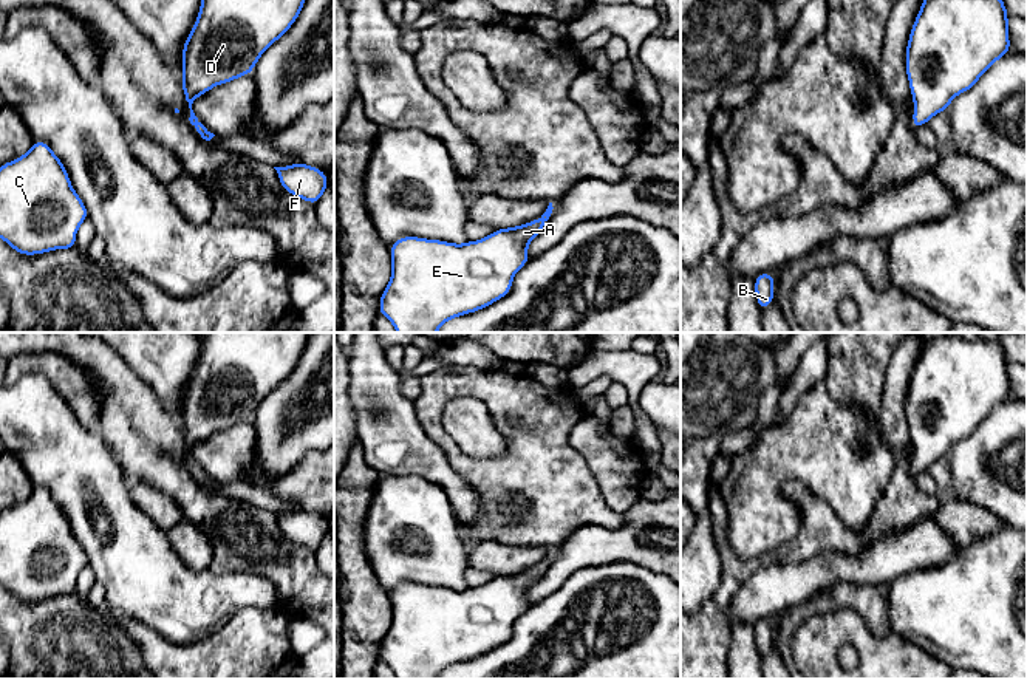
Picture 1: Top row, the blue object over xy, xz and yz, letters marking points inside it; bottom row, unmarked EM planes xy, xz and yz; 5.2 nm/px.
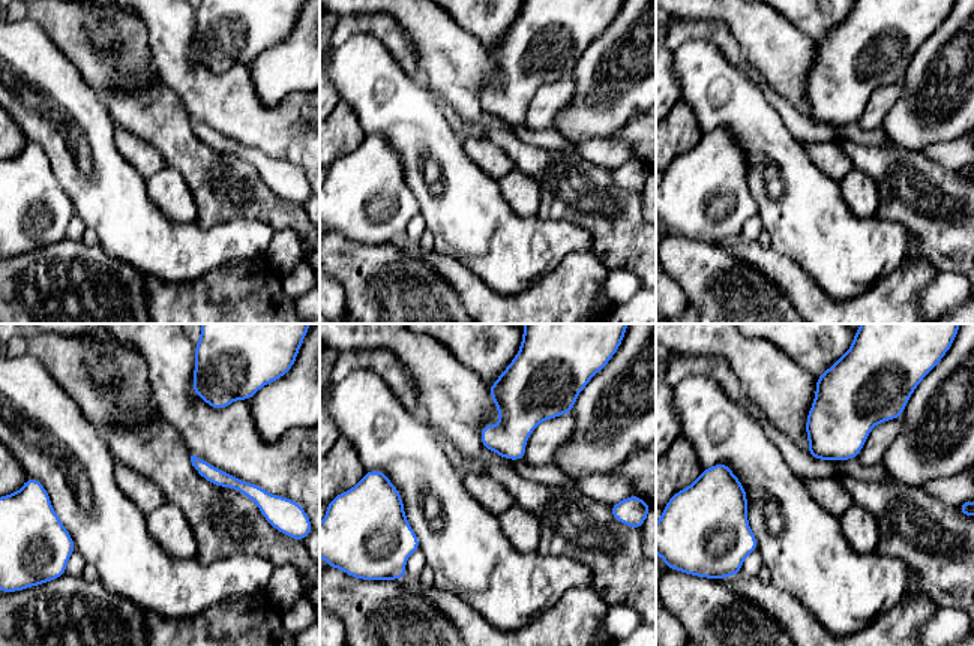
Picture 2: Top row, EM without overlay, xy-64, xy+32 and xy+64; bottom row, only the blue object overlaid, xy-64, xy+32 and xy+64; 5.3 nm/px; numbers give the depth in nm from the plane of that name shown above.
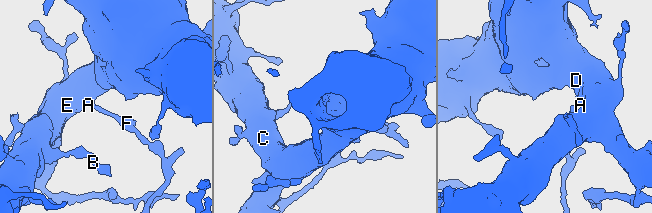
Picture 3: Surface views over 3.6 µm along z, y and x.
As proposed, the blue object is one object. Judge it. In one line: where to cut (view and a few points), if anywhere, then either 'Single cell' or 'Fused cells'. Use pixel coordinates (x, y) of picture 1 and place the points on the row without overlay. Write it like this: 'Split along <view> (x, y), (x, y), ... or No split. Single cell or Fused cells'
No split. Single cell

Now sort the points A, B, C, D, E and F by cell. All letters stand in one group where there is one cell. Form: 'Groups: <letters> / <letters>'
Groups: A B C D E F

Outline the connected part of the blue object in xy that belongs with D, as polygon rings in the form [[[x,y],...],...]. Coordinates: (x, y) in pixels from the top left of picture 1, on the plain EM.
[[[204,333],[201,340],[201,354],[190,380],[183,393],[183,427],[181,433],[190,455],[190,470],[198,483],[210,487],[215,481],[198,467],[192,456],[192,450],[215,432],[227,430],[244,421],[252,421],[261,401],[292,373],[297,367],[308,339],[312,333]]]

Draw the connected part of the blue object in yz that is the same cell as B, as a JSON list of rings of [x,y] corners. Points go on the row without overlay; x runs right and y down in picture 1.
[[[763,619],[755,623],[755,640],[761,657],[764,657],[773,647],[773,626],[775,620]]]

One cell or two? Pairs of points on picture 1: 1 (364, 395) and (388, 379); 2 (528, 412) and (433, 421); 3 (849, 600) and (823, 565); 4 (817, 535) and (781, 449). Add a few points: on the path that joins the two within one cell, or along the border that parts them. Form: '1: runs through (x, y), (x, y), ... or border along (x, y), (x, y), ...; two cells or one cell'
1: runs through (370, 393), (382, 382); one cell
2: runs through (501, 393), (494, 388), (452, 388), (446, 395); one cell
3: border along (874, 583), (835, 583), (806, 602); two cells
4: border along (778, 487), (783, 483), (800, 483), (826, 503); two cells

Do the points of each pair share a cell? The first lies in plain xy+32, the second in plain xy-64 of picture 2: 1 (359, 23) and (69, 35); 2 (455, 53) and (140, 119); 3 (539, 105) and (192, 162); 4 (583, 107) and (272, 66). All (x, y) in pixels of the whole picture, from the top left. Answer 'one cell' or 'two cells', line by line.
1: one cell
2: one cell
3: two cells
4: one cell

